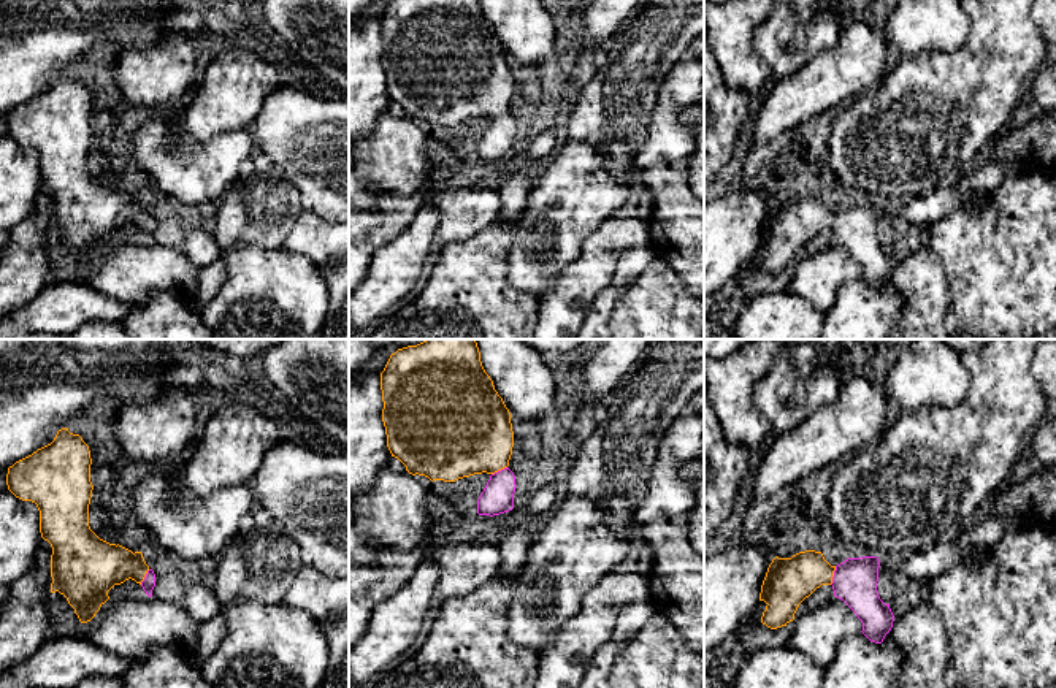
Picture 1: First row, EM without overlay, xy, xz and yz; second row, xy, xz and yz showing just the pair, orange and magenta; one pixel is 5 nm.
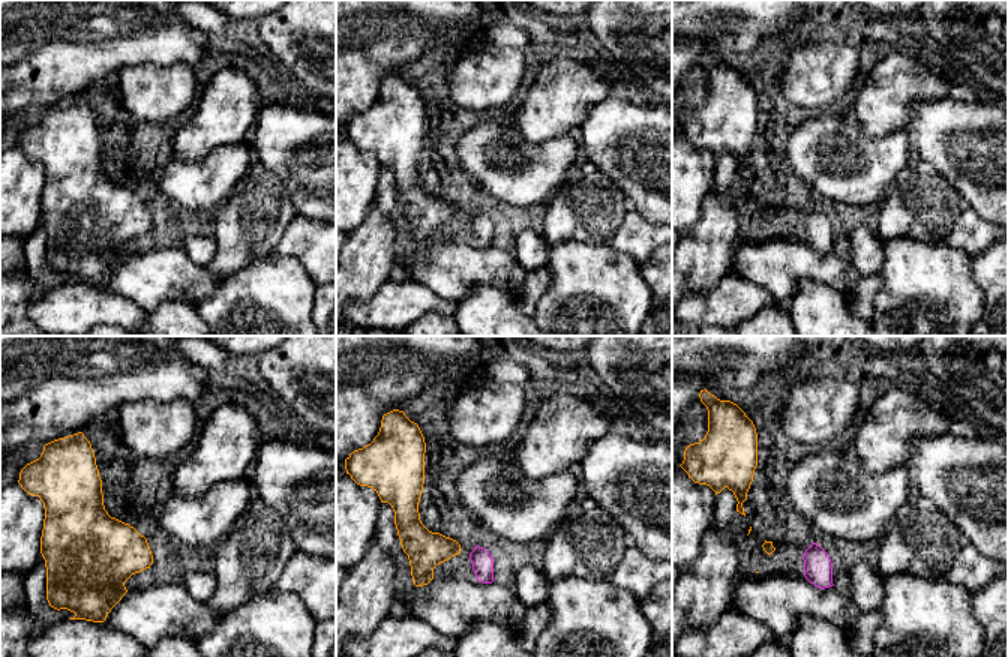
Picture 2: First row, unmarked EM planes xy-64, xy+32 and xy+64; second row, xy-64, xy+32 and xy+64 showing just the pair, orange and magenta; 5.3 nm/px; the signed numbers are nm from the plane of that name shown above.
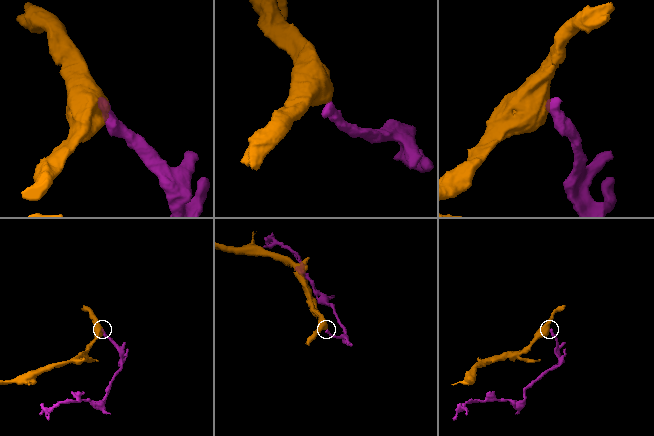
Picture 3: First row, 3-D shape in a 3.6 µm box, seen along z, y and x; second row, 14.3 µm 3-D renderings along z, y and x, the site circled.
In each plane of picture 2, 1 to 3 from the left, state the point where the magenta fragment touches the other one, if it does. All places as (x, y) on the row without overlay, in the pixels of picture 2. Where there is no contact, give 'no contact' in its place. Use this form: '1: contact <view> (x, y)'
1: no contact
2: no contact
3: no contact

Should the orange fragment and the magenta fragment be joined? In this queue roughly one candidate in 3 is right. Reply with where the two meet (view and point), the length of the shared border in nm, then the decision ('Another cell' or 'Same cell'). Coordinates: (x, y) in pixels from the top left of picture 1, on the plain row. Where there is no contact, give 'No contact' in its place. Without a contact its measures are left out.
Touches orange at yz (833, 221). Shared border 100 nm. Same cell

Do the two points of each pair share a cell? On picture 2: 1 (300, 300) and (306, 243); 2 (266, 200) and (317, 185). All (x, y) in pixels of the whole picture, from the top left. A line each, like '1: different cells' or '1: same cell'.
1: different cells
2: different cells

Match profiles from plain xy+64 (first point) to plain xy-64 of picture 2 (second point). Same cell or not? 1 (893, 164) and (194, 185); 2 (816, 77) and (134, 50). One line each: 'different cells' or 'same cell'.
1: same cell
2: different cells

